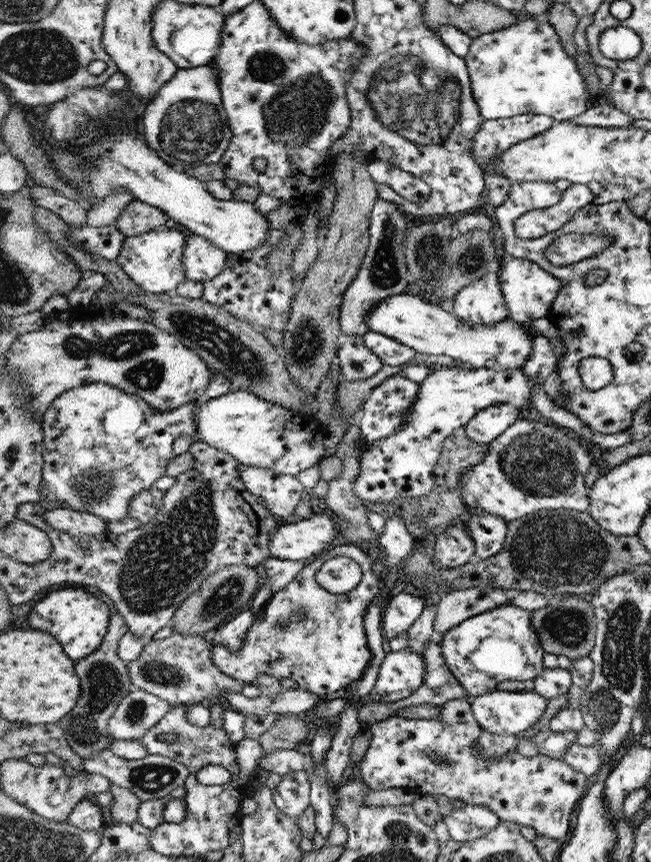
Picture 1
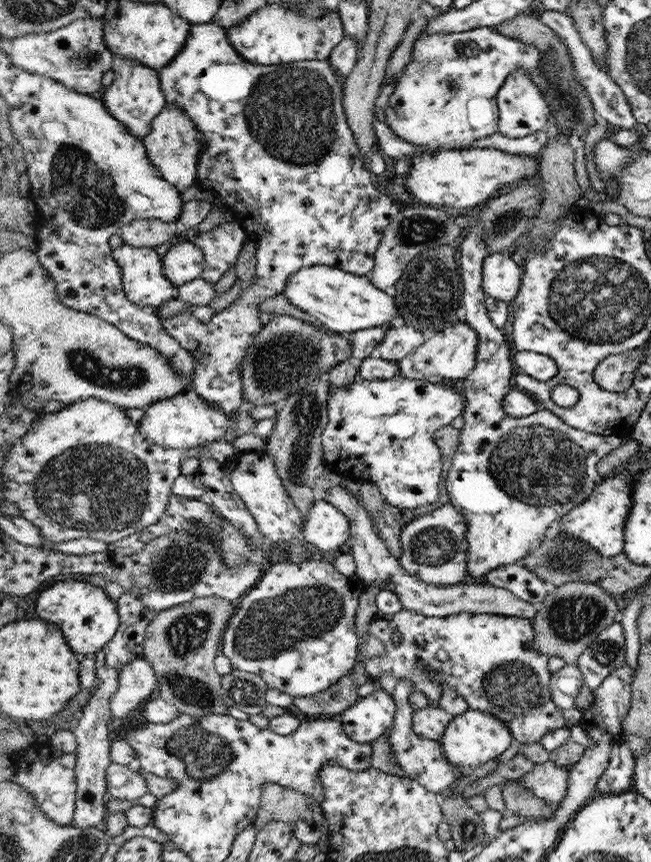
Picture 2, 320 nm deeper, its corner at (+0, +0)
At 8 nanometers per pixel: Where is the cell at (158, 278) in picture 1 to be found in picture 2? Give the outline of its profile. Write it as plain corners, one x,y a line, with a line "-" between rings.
125,242
115,250
115,259
119,261
120,266
123,268
124,289
128,293
128,299
146,310
154,306
161,307
164,303
178,298
180,295
180,287
176,286
167,277
163,258
158,254
156,248
138,248

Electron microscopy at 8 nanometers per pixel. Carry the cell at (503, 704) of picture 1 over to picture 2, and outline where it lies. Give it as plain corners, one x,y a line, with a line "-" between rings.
469,708
451,720
450,726
443,732
443,738
439,742
443,748
444,758
466,777
471,775
475,768
500,756
515,741
503,720
481,710

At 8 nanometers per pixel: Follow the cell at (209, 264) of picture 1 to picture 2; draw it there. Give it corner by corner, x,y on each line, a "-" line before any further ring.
192,240
173,243
163,259
167,277
178,287
202,277
207,267
203,248

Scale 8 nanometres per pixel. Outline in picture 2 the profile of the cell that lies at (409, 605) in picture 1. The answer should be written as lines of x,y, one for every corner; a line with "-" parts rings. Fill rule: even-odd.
402,609
392,616
378,616
370,624
370,634
385,646
384,654
365,662
364,668
372,679
379,679
383,674
392,674
397,680
409,680
413,682
413,690
423,692
431,706
439,704
441,686
450,685
464,696
472,710
481,710
503,720
508,725
513,740
527,745
539,743
544,736
566,726
550,689
553,674
550,674
549,656
533,647
534,627
530,619
469,612
436,617
-
394,631
402,637
400,643
392,642
-
430,671
437,674
434,679
429,676

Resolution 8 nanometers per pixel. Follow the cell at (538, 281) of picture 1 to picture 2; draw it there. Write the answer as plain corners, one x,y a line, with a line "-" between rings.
505,252
488,255
483,262
484,293
507,303
516,299
523,286
520,269
520,265

